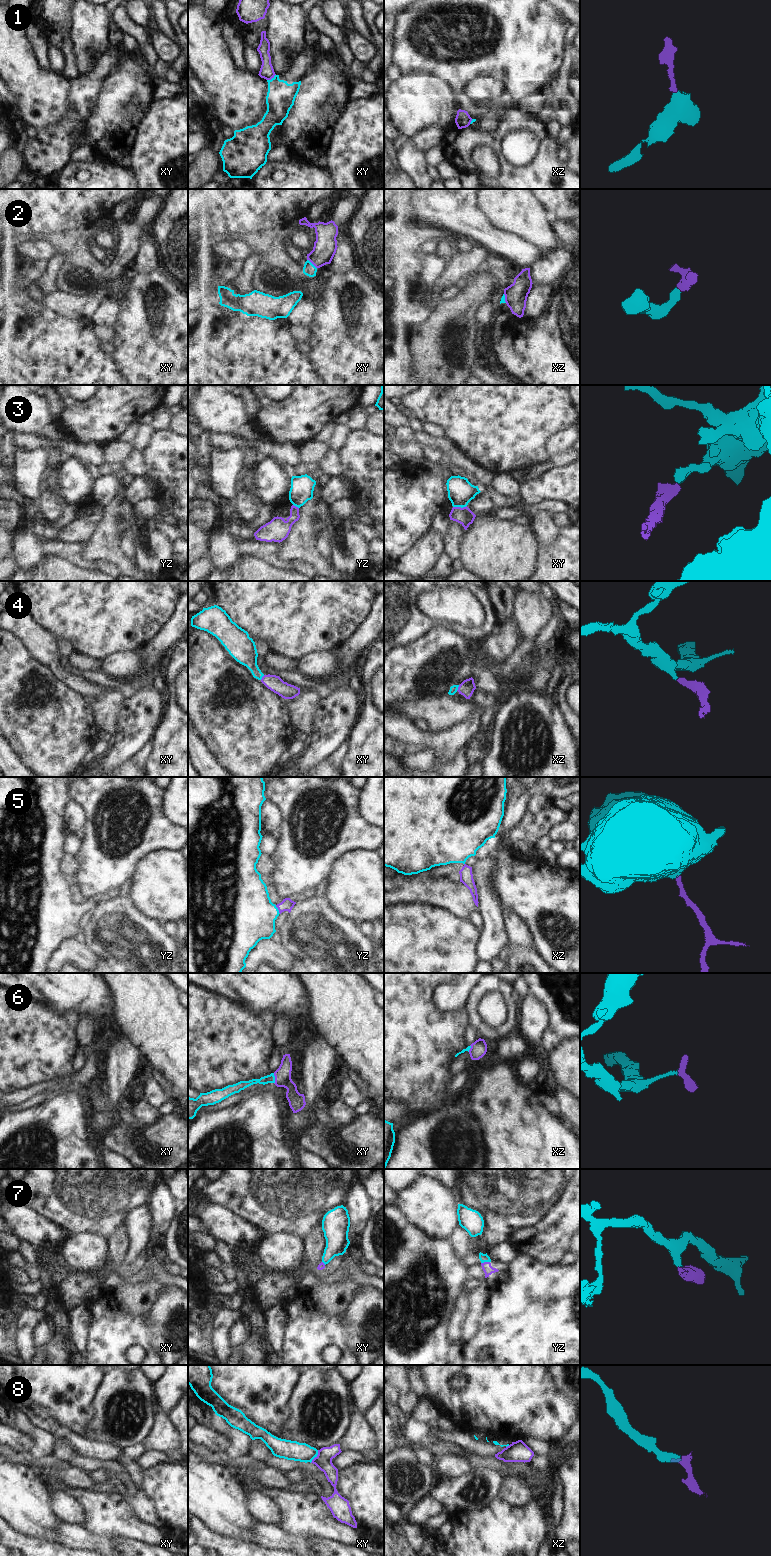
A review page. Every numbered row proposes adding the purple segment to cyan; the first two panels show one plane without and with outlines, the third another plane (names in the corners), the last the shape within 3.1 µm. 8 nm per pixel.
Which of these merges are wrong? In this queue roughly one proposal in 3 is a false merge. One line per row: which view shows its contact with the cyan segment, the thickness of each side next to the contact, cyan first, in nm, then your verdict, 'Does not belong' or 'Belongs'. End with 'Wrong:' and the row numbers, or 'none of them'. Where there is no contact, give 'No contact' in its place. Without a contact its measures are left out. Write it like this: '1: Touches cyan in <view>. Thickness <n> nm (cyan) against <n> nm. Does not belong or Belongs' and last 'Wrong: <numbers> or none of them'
1: Touches cyan in xy. Thickness 220 nm (cyan) against 110 nm. Does not belong
2: Touches cyan in xy. Thickness 100 nm (cyan) against 190 nm. Belongs
3: Touches cyan in xy. Thickness 200 nm (cyan) against 140 nm. Does not belong
4: Touches cyan in xz. Thickness 60 nm (cyan) against 120 nm. Belongs
5: Touches cyan in yz. Thickness 440 nm (cyan) against 100 nm. Belongs
6: Touches cyan in xy. Thickness 70 nm (cyan) against 130 nm. Belongs
7: Touches cyan in yz. Thickness 70 nm (cyan) against 80 nm. Belongs
8: Touches cyan in xy. Thickness 160 nm (cyan) against 140 nm. Does not belong
Wrong: 1, 3, 8

